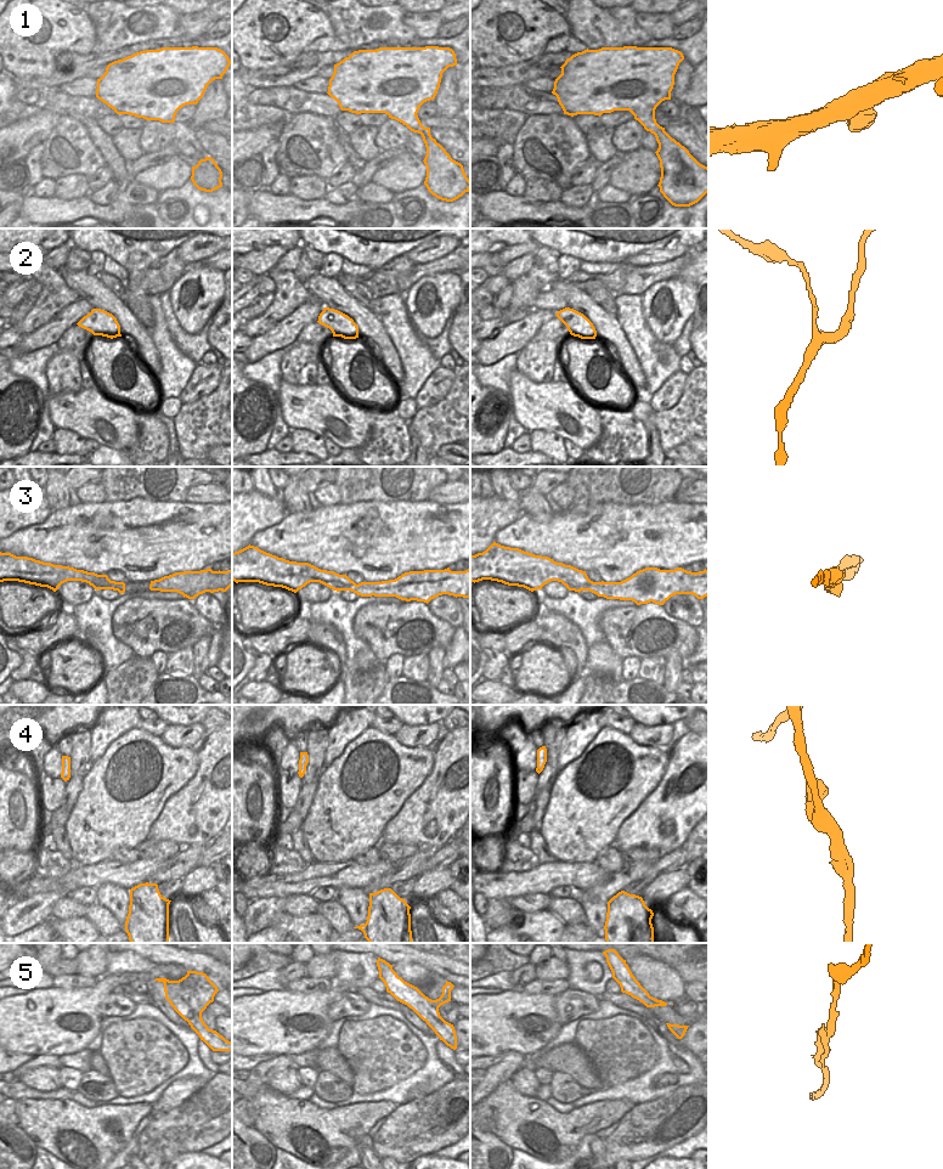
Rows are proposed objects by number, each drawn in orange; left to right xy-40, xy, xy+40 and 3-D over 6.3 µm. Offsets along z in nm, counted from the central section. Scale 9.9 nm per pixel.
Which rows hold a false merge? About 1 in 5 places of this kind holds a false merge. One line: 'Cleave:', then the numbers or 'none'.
Cleave: none

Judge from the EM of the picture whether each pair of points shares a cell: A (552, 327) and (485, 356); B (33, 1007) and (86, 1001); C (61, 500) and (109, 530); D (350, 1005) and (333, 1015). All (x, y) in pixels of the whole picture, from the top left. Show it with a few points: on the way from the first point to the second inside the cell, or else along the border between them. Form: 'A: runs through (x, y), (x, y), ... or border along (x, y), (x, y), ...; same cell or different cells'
A: border along (554, 315), (532, 338); different cells
B: runs through (46, 1007), (51, 1005), (73, 1005); same cell
C: border along (71, 504), (52, 512); different cells
D: runs through (346, 1005), (343, 1005), (337, 1011); same cell

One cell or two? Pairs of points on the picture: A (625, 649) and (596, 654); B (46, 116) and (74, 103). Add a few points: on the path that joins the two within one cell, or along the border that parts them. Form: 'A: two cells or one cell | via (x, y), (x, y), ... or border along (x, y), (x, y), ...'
A: two cells | border along (604, 641), (621, 659)
B: two cells | border along (41, 108), (49, 108), (58, 114)

